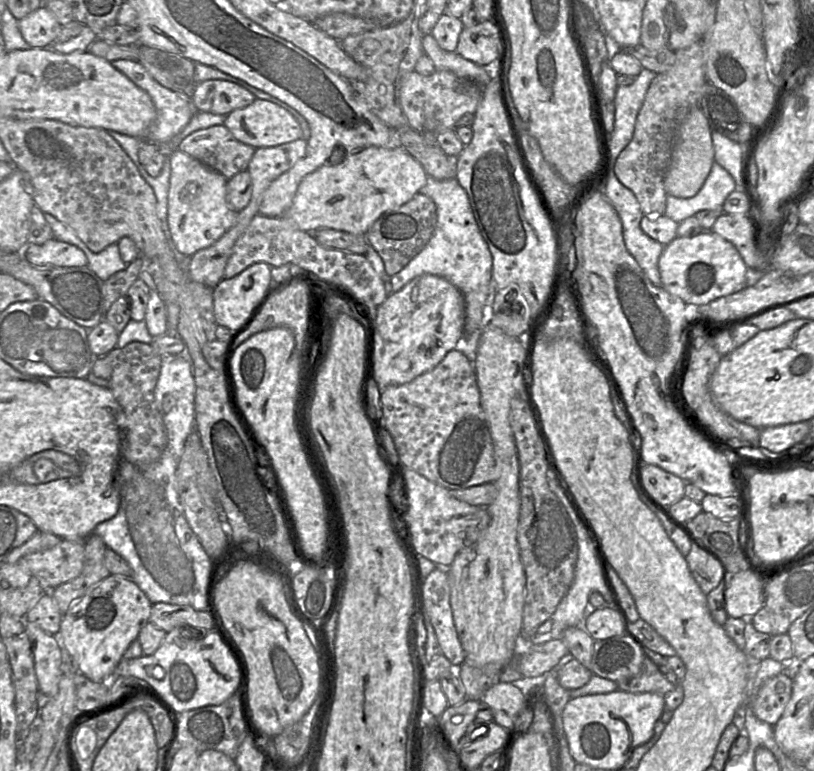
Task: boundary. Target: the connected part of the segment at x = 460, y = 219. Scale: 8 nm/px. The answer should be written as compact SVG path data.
M428 175L420 193L430 197L436 206L437 223L426 246L398 273L390 277L391 293L402 289L409 281L423 274L445 278L463 294L465 301L464 333L482 329L492 305L492 255L481 235L469 198L456 178L438 180Z

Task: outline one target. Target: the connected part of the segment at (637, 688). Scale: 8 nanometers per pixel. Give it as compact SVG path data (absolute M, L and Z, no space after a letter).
M646 655L637 674L615 682L618 690L632 693L656 692L665 695L675 689L675 685L666 679L659 667Z

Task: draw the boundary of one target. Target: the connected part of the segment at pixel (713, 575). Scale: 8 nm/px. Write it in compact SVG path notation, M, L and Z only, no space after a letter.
M691 540L691 549L686 560L692 576L704 594L709 594L722 581L722 568L715 554L695 540Z

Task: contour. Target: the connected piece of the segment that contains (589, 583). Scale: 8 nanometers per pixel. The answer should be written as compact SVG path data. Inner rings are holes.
M584 533L584 535L579 538L578 557L575 566L574 580L567 593L558 604L553 615L539 626L537 634L550 632L552 629L565 630L568 627L580 625L585 607L589 602L589 594L592 591L600 592L608 605L613 605L616 609L618 609L615 596L605 577L601 562L596 555L591 539L587 533Z

